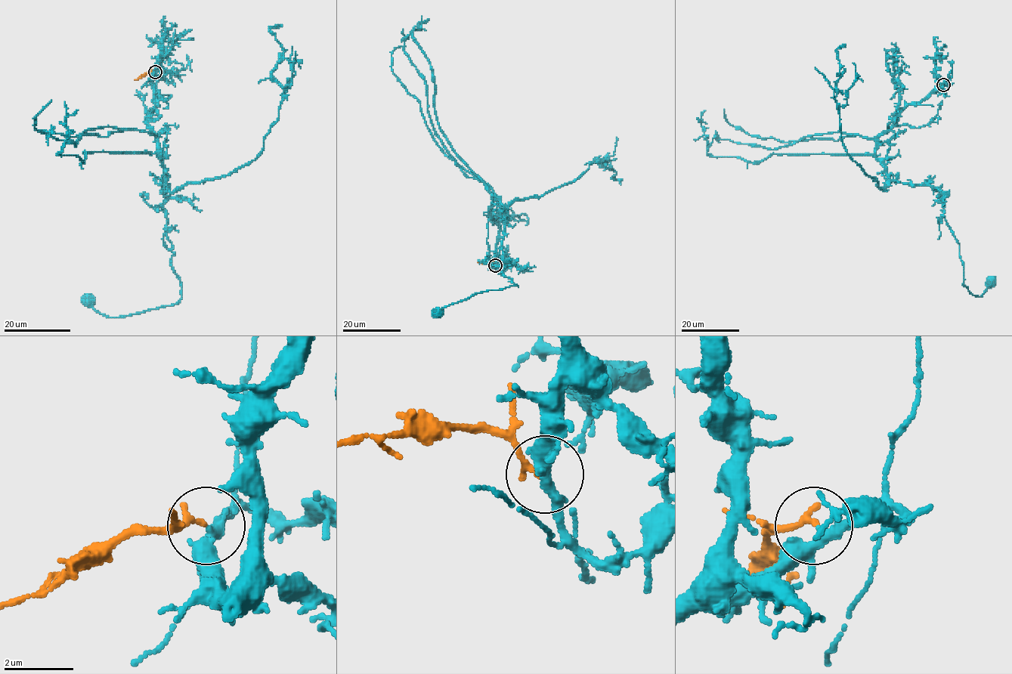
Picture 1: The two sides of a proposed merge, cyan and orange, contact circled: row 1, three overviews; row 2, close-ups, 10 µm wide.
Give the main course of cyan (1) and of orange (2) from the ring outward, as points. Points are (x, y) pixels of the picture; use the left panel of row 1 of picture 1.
1: (155, 72), (159, 100), (148, 125), (164, 167), (162, 242), (174, 254), (181, 298), (115, 317), (88, 299)
2: (155, 72), (147, 72), (134, 80)

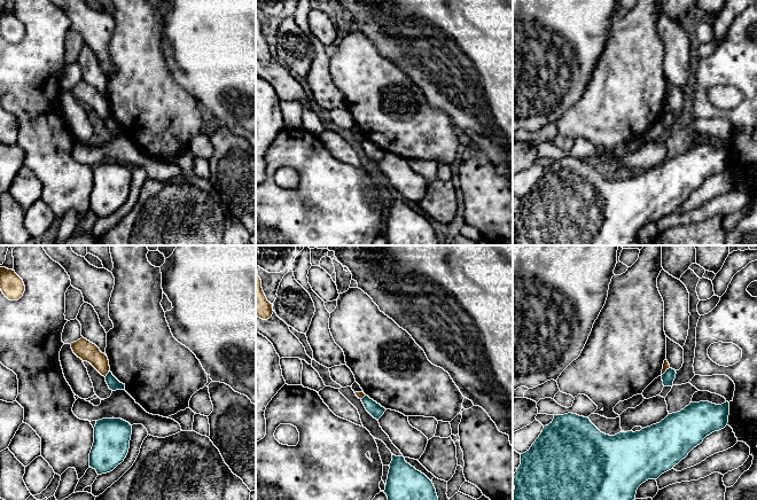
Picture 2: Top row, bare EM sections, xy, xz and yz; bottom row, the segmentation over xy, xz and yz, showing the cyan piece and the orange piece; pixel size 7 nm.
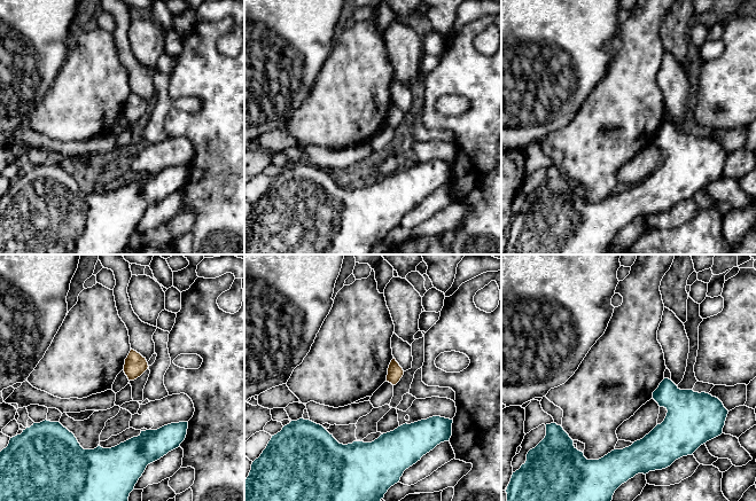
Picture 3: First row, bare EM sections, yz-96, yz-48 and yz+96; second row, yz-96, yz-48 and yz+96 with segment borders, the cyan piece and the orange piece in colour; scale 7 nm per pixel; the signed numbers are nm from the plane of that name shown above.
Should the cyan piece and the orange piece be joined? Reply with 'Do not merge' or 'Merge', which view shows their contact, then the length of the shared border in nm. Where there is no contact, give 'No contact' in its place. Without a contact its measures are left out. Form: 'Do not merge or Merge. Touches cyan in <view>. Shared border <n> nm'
Do not merge. Touches cyan in xy. Shared border 70 nm

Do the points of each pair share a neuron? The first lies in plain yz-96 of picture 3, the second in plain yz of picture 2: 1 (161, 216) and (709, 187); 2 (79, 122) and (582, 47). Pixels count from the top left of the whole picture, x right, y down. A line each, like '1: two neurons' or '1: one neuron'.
1: one neuron
2: two neurons

